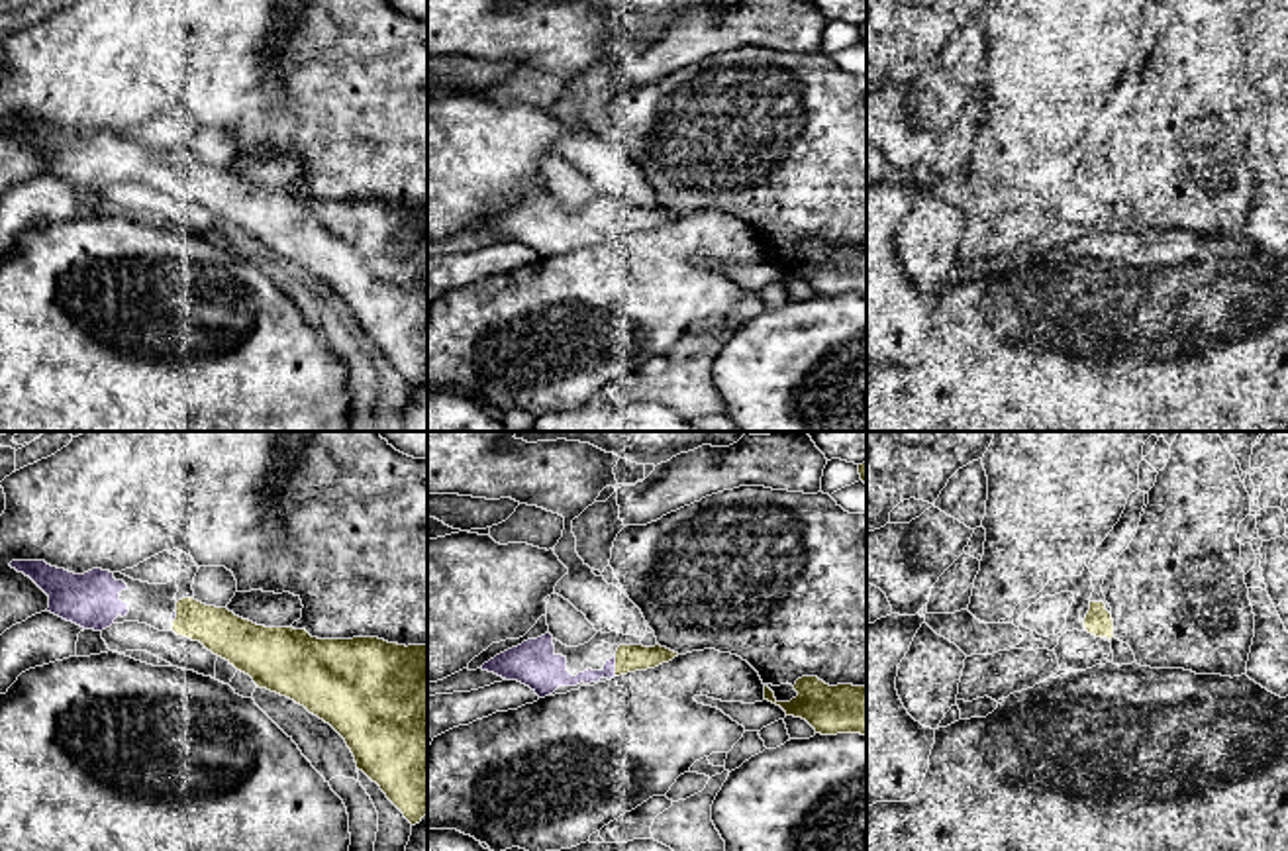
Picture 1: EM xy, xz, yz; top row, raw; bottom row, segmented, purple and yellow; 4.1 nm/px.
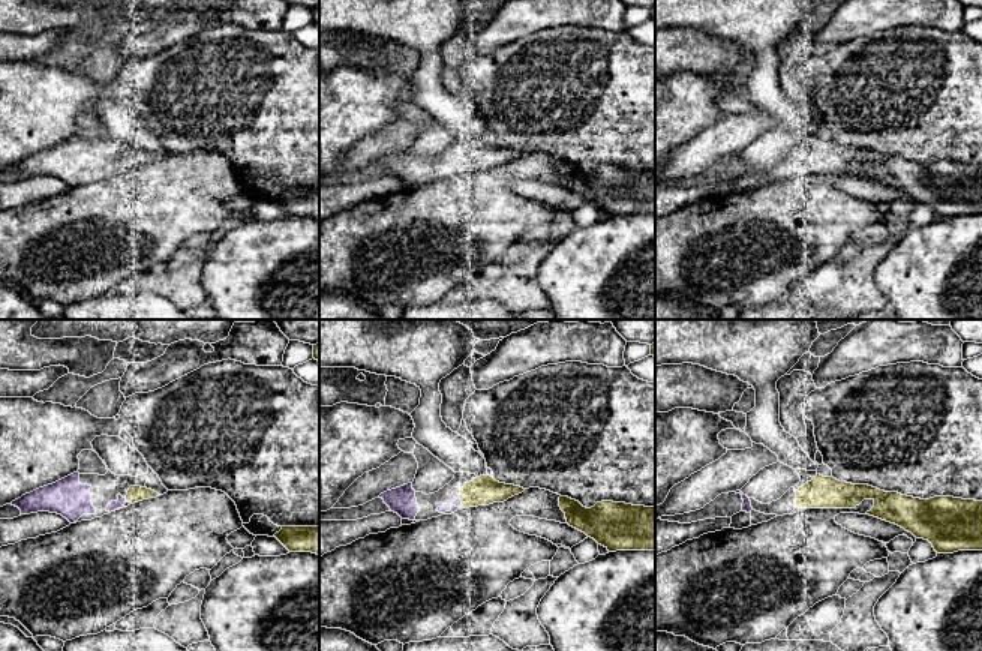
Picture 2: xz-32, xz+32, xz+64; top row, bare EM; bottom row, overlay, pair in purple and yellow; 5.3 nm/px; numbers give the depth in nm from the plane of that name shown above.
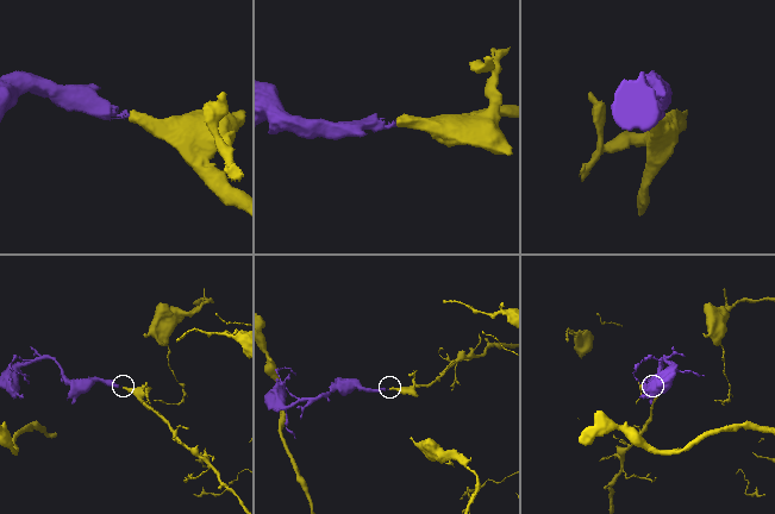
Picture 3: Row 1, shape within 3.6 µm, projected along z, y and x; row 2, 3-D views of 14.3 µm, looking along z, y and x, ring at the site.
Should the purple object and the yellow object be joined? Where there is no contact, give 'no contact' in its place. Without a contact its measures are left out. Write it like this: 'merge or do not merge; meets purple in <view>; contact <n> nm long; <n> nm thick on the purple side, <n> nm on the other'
merge; meets purple in xz; contact 90 nm long; 110 nm thick on the purple side, 110 nm on the other

